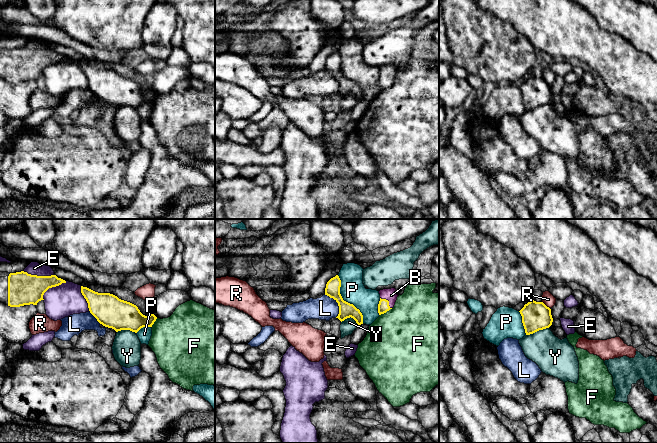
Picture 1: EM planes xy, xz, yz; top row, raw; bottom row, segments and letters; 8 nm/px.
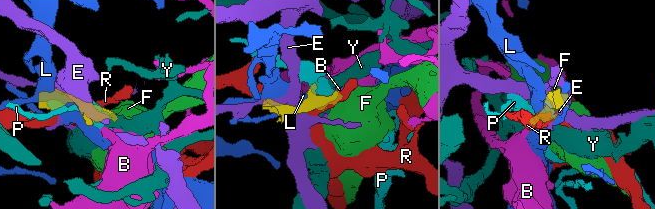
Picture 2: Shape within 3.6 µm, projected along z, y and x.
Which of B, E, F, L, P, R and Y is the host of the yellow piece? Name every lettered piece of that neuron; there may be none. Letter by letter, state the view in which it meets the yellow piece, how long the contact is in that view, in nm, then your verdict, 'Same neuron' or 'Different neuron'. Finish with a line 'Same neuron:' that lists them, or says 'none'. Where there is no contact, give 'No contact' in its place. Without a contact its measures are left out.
B: Touches yellow in xz. Shared border 130 nm. Same neuron
E: Touches yellow in xy. Shared border 260 nm. Different neuron
F: Touches yellow in xz. Shared border 120 nm. Different neuron
L: Touches yellow in xz. Shared border 220 nm. Different neuron
P: Touches yellow in xz. Shared border 440 nm. Different neuron
R: Touches yellow in yz. Shared border 90 nm. Different neuron
Y: Touches yellow in yz. Shared border 200 nm. Different neuron
Same neuron: B

